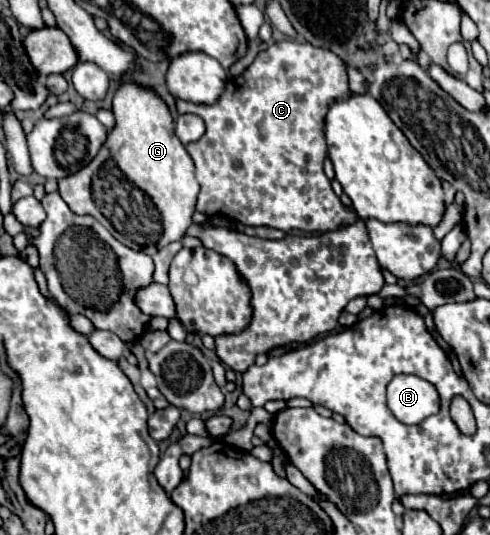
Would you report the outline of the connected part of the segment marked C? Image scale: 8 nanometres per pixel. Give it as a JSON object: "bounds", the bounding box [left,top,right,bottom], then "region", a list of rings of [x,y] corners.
{"bounds":[178,39,356,233],"region":[[[286,39],[260,51],[256,61],[242,75],[228,79],[226,91],[218,103],[198,105],[178,99],[178,113],[194,113],[206,123],[202,139],[186,147],[196,165],[196,179],[200,183],[196,211],[208,217],[224,215],[250,227],[272,227],[286,233],[324,233],[354,223],[356,215],[340,203],[322,171],[322,163],[326,159],[324,115],[332,101],[346,99],[348,93],[344,63],[338,55],[328,49],[314,47],[312,43]]]}

